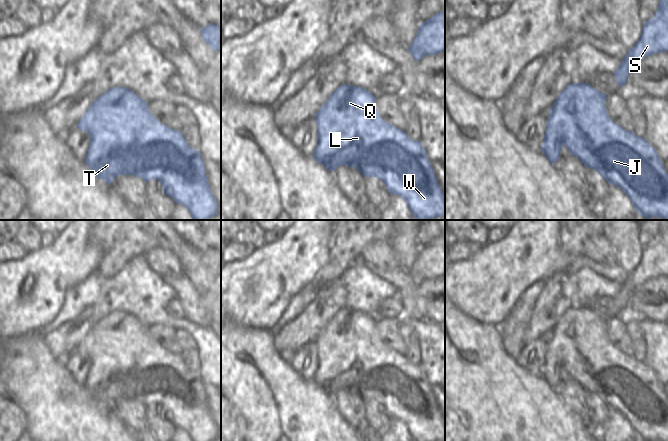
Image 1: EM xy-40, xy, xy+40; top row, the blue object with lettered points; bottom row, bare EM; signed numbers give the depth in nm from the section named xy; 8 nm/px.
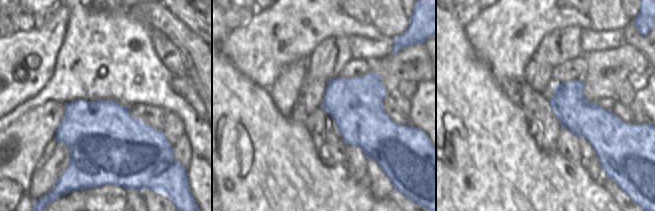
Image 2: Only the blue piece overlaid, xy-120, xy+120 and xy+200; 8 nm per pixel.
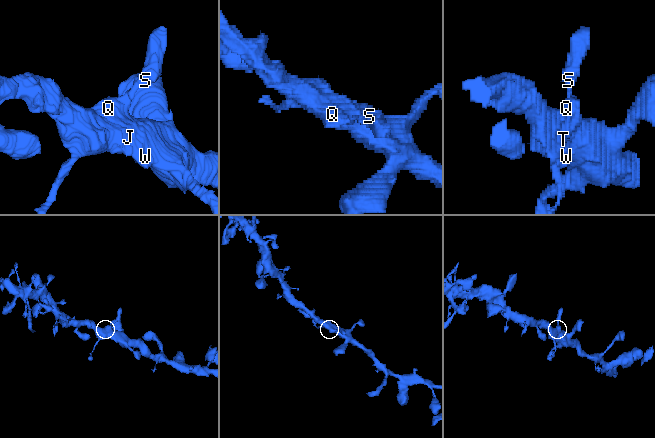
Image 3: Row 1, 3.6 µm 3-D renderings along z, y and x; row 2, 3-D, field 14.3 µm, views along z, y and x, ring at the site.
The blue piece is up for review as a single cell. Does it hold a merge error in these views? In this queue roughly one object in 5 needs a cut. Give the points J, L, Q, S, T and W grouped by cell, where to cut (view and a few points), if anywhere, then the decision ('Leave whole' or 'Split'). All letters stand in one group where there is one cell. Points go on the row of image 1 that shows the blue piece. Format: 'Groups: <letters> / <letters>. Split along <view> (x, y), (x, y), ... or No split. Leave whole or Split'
Groups: J L Q S T W. No split. Leave whole

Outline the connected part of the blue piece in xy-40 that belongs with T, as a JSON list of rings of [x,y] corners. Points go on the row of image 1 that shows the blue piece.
[[[113,87],[98,97],[77,126],[90,136],[85,162],[94,175],[109,185],[119,175],[133,175],[146,183],[155,179],[175,203],[183,205],[194,220],[209,220],[218,214],[200,151],[193,149],[182,131],[163,125],[149,110],[148,103],[123,87]]]

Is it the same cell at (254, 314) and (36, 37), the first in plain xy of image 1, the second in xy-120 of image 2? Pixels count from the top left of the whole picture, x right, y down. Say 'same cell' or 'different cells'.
same cell

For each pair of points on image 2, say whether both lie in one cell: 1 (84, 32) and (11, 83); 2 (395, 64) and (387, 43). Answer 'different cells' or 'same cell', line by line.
1: different cells
2: different cells

